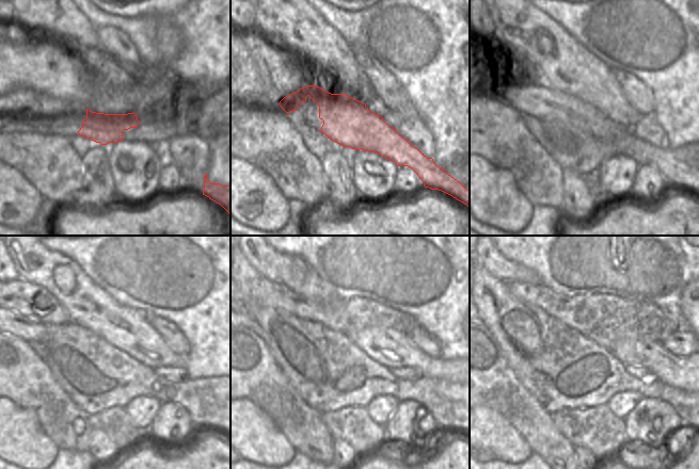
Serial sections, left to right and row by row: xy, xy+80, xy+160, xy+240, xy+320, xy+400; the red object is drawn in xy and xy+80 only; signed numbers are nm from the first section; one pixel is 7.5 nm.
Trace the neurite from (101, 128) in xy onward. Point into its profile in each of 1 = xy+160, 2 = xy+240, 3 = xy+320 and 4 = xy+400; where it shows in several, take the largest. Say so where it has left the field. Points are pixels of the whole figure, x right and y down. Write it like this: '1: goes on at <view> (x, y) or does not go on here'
1: goes on at xy+160 (527, 98)
2: goes on at xy+240 (13, 323)
3: goes on at xy+320 (253, 325)
4: does not go on here

